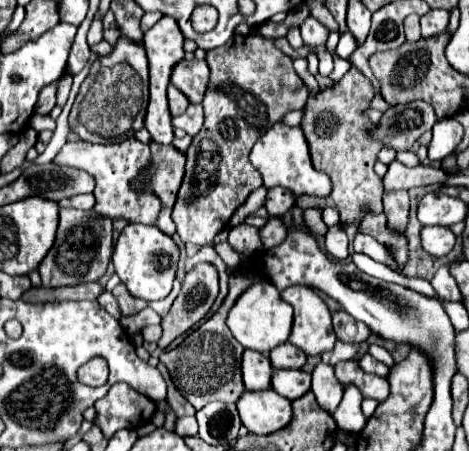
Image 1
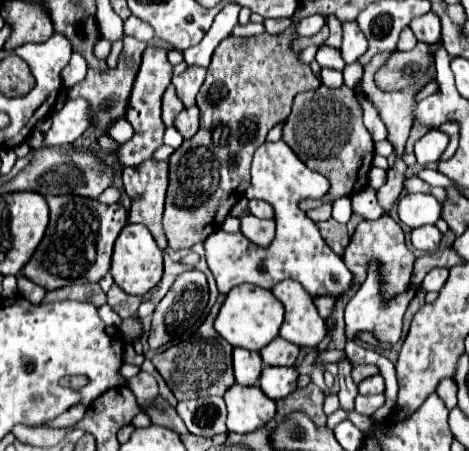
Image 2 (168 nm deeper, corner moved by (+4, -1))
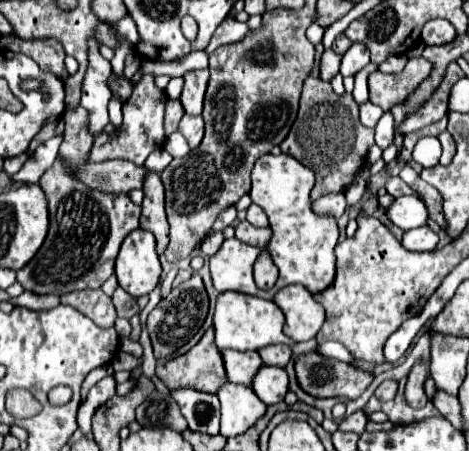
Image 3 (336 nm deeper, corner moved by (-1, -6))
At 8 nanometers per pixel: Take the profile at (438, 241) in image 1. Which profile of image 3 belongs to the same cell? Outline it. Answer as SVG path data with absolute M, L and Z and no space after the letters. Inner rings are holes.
M422 226L422 228L418 228L418 230L406 232L404 238L402 238L402 244L404 244L404 248L408 248L408 250L430 252L430 250L436 250L438 236L436 236L428 226Z

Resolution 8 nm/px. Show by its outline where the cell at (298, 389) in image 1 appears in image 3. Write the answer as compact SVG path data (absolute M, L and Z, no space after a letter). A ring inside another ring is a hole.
M262 366L258 370L254 382L252 382L252 390L268 406L284 402L284 396L288 392L288 374L286 374L286 370L278 368L278 366Z

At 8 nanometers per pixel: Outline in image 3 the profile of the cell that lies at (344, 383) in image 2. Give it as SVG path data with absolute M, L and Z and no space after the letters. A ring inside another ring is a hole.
M358 410L358 412L350 414L350 416L346 416L346 418L340 422L340 428L342 428L344 432L356 432L356 434L362 434L366 422L368 422L368 420L366 420L366 414L364 414L362 410Z

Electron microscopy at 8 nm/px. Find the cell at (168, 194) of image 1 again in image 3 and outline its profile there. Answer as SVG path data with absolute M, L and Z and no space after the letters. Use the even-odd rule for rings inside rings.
M148 172L144 176L144 202L142 202L142 216L140 228L148 230L156 238L156 250L162 256L168 246L168 220L164 212L164 184L160 174Z

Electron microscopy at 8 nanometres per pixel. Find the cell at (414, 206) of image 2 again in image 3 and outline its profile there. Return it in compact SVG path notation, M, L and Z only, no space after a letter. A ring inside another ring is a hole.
M400 196L394 204L386 210L392 224L402 228L404 232L426 226L428 224L428 208L418 196Z

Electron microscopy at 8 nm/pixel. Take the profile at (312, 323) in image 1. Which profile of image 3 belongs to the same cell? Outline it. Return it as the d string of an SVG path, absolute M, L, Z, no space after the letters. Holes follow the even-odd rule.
M290 284L282 288L274 296L274 302L286 316L286 336L290 336L296 342L316 338L324 324L324 310L302 284Z

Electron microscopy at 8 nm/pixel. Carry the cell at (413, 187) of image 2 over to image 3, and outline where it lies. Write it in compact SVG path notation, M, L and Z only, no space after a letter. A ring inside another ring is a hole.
M400 176L390 178L390 180L386 182L386 190L388 190L388 194L392 194L394 198L398 198L398 196L406 196L406 194L414 192L414 190L412 190Z

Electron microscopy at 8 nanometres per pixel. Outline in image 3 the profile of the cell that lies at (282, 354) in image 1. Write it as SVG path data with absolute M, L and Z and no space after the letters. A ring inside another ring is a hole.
M286 344L266 346L258 354L262 356L262 360L264 360L266 366L280 366L280 368L284 368L292 360L292 350Z

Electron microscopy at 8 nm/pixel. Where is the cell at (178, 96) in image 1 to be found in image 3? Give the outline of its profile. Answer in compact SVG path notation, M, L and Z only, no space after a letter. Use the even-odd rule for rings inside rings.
M168 100L166 102L166 116L164 116L166 136L170 136L172 132L176 132L178 122L182 120L182 116L184 116L184 108L182 108L180 100Z

